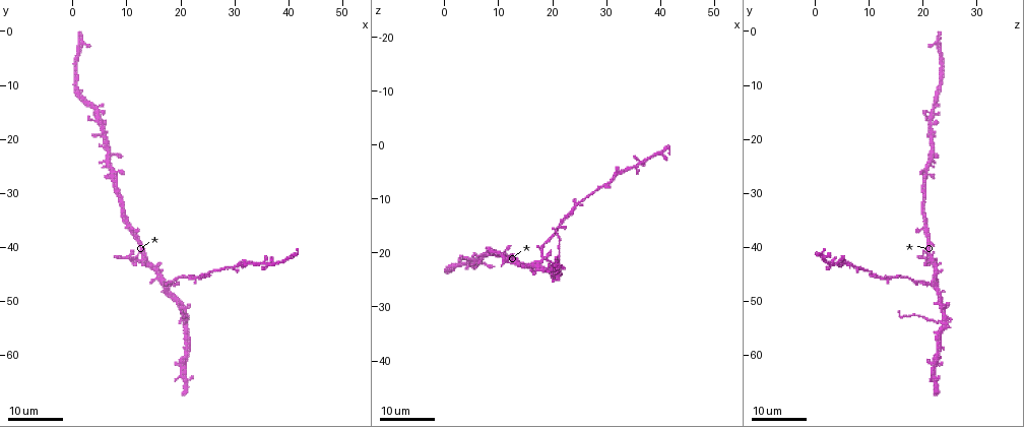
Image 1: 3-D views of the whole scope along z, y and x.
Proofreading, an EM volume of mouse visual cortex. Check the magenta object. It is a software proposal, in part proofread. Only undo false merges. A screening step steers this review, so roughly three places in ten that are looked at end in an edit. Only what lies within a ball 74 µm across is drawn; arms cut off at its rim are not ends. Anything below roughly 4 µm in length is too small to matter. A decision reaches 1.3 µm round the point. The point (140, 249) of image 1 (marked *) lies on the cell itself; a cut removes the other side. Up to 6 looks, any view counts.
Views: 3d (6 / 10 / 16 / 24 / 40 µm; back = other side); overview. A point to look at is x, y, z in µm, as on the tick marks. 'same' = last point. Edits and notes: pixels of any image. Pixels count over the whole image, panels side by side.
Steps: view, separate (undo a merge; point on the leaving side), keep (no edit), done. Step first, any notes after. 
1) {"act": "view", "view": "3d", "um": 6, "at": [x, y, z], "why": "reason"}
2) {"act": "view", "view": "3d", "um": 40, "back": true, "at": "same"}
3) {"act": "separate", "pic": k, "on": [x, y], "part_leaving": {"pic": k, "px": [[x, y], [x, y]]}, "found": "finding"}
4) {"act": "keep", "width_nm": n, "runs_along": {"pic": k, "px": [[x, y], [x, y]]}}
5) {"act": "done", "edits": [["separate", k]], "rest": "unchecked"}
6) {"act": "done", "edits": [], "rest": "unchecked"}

{"act": "view", "view": "3d", "um": 16, "at": [18.0, 47.0, 21.5], "why": "two arms in line, one across"}

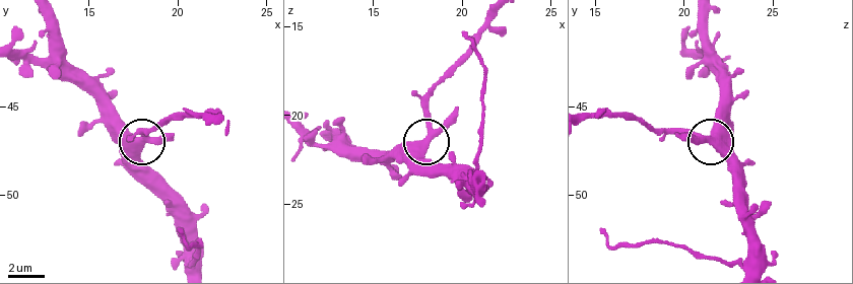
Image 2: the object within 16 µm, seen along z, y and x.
{"act": "view", "view": "3d", "um": 10, "at": [18.1, 47.0, 21.7]}

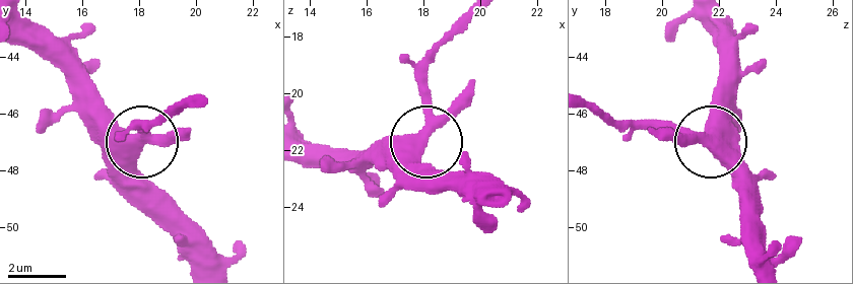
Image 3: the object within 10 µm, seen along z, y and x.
{"act": "keep", "arms": 3, "found": "continuous, no second cell"}

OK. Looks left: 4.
{"act": "view", "view": "3d", "um": 24, "at": [11.0, 42.0, 21.0]}

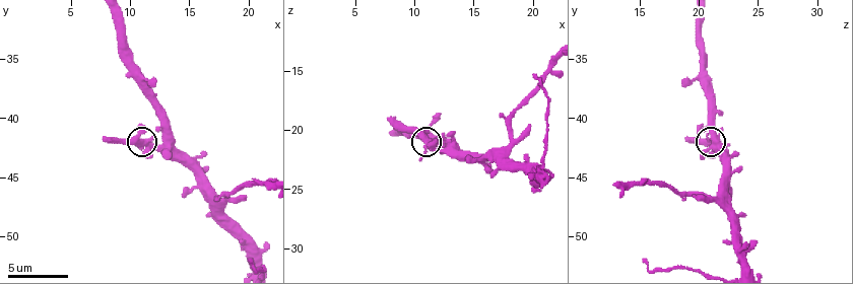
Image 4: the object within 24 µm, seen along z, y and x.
{"act": "view", "view": "3d", "um": 10, "at": [10.8, 42.2, 20.8]}

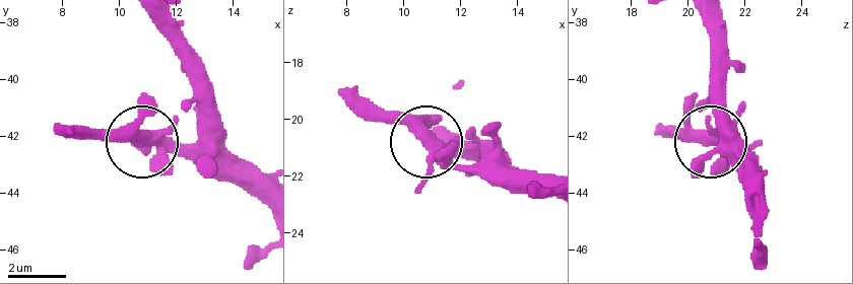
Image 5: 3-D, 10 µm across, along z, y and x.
{"act": "view", "view": "3d", "um": 10, "back": true, "at": [10.8, 42.3, 20.9], "why": "from behind"}

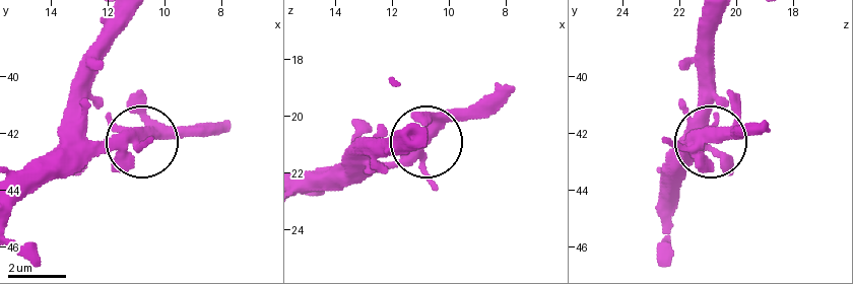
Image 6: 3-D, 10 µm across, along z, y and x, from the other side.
{"act": "keep", "width_nm": 380, "found": "continuous, no second cell"}

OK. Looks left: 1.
{"act": "done", "edits": [], "rest": "unchecked"}

